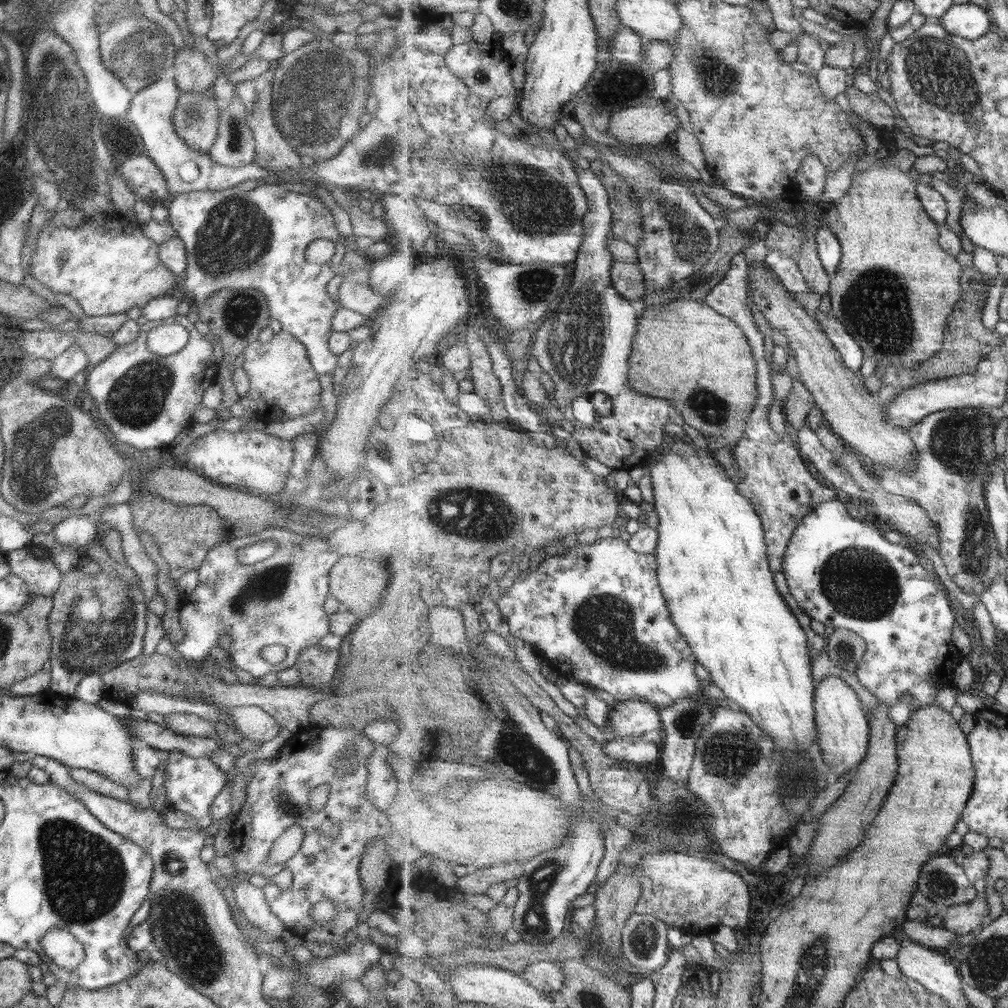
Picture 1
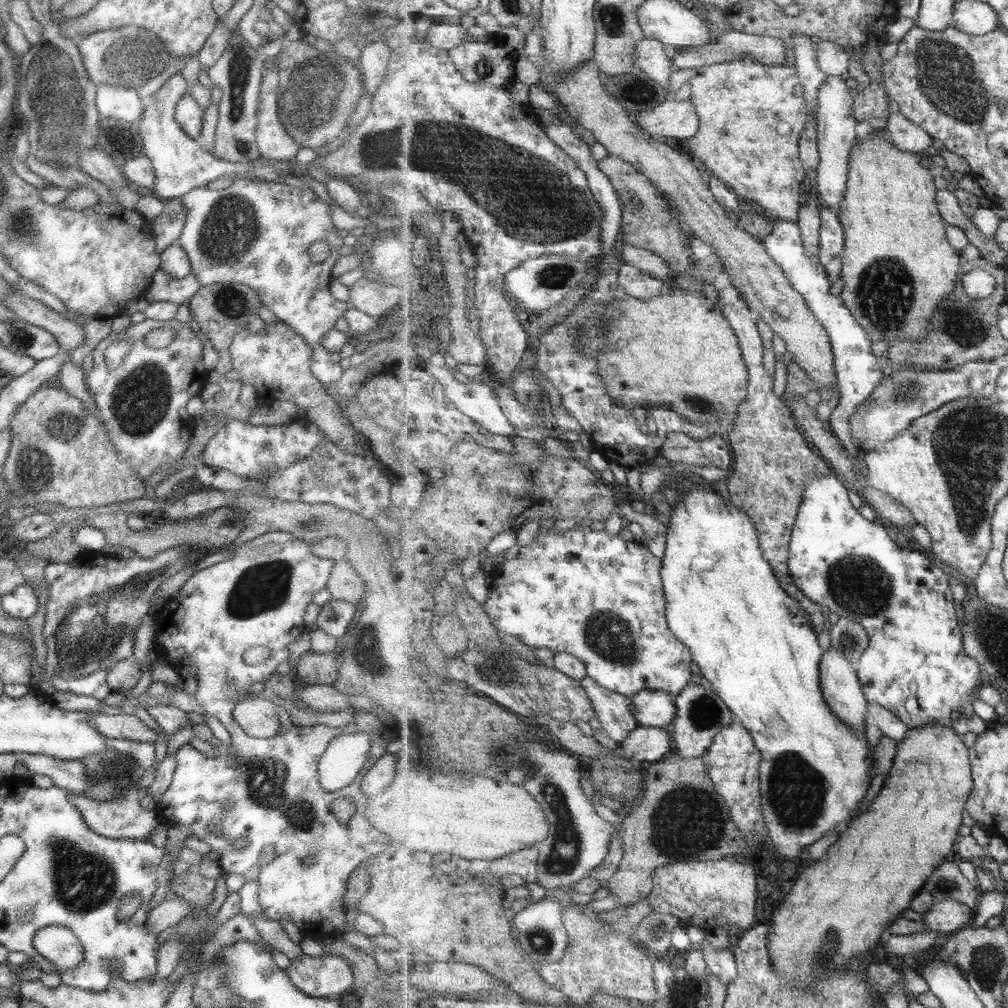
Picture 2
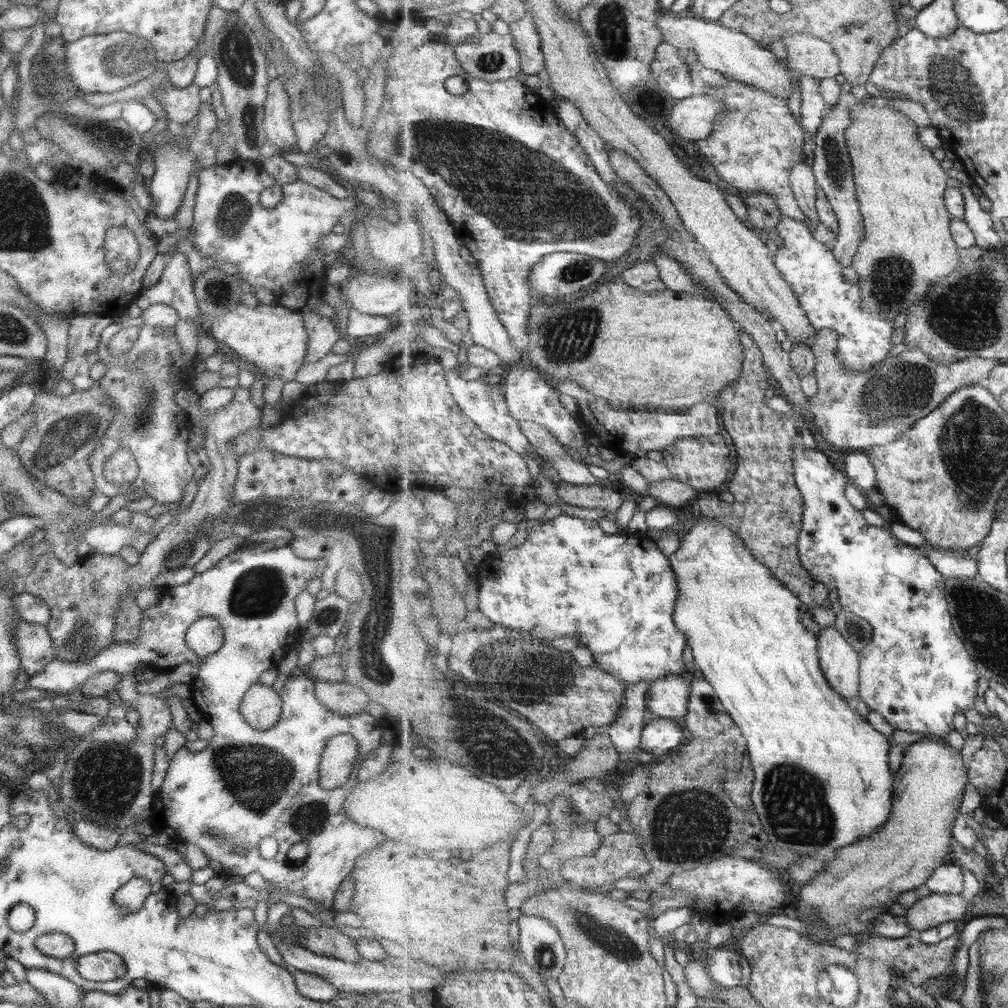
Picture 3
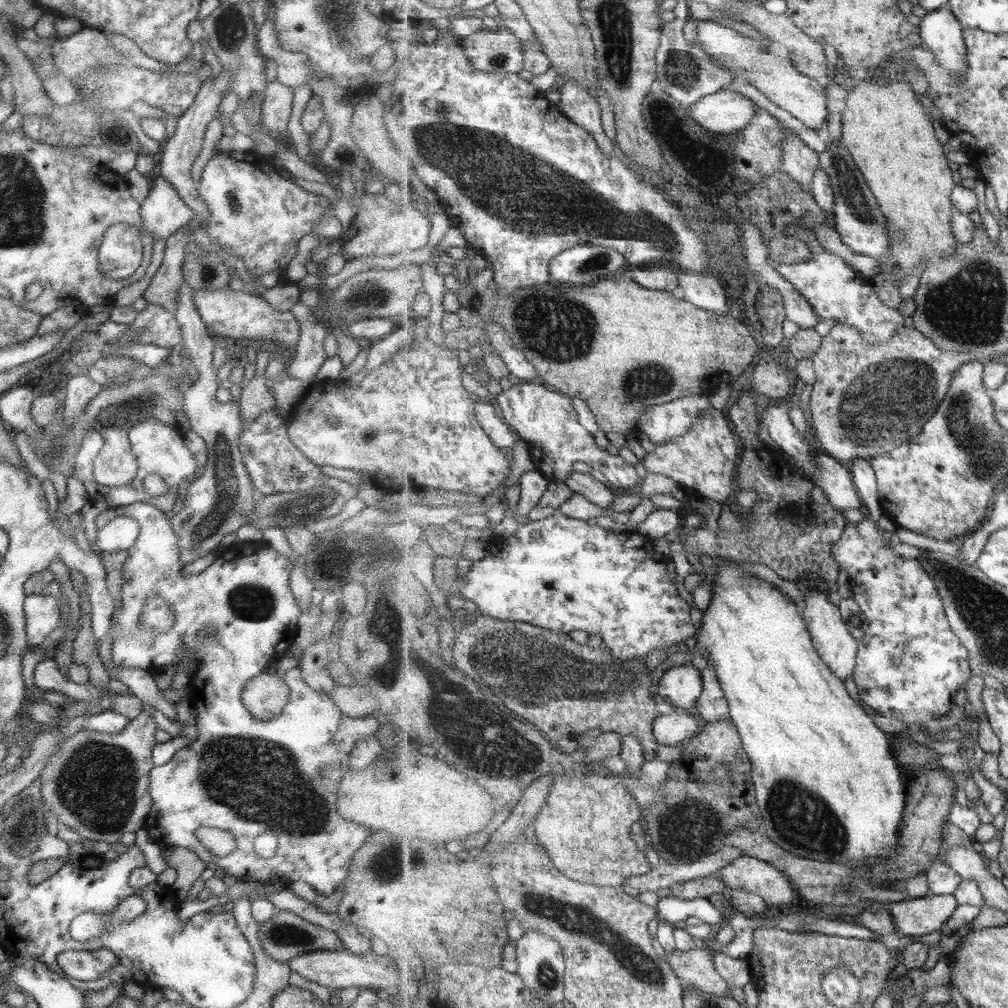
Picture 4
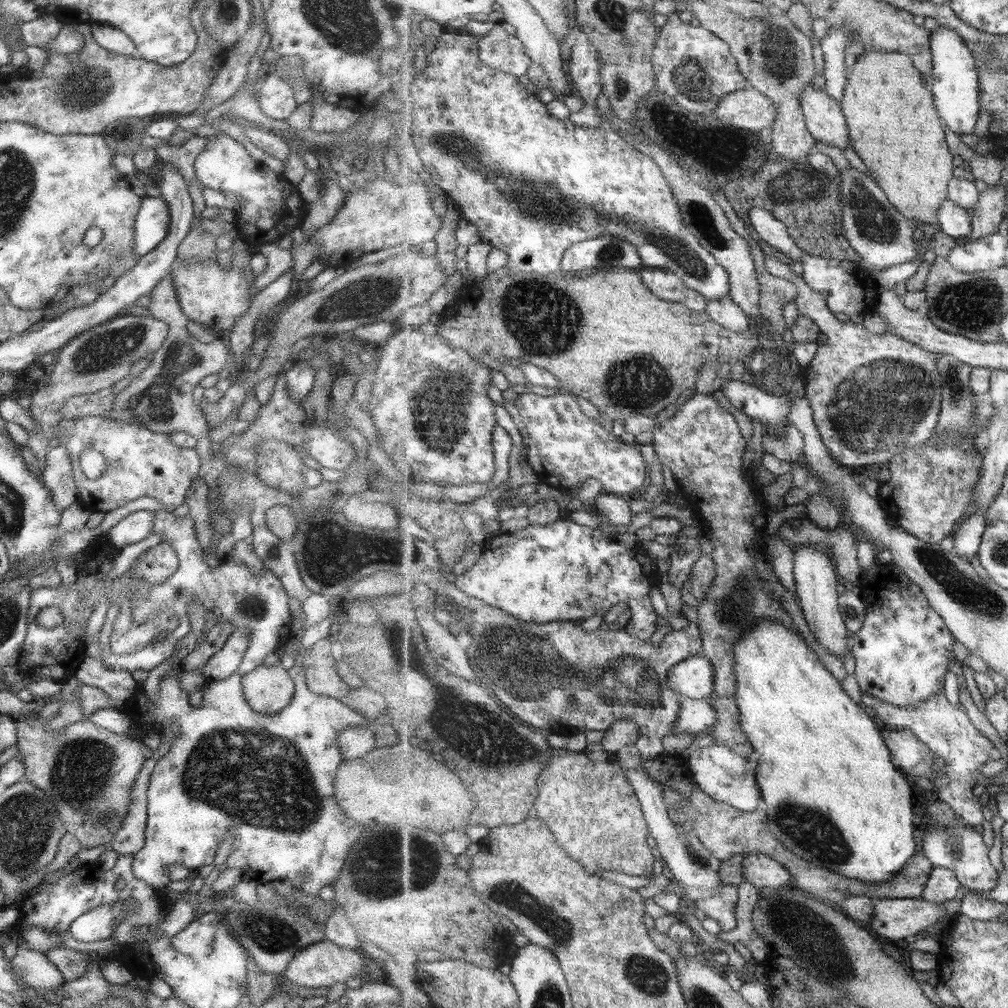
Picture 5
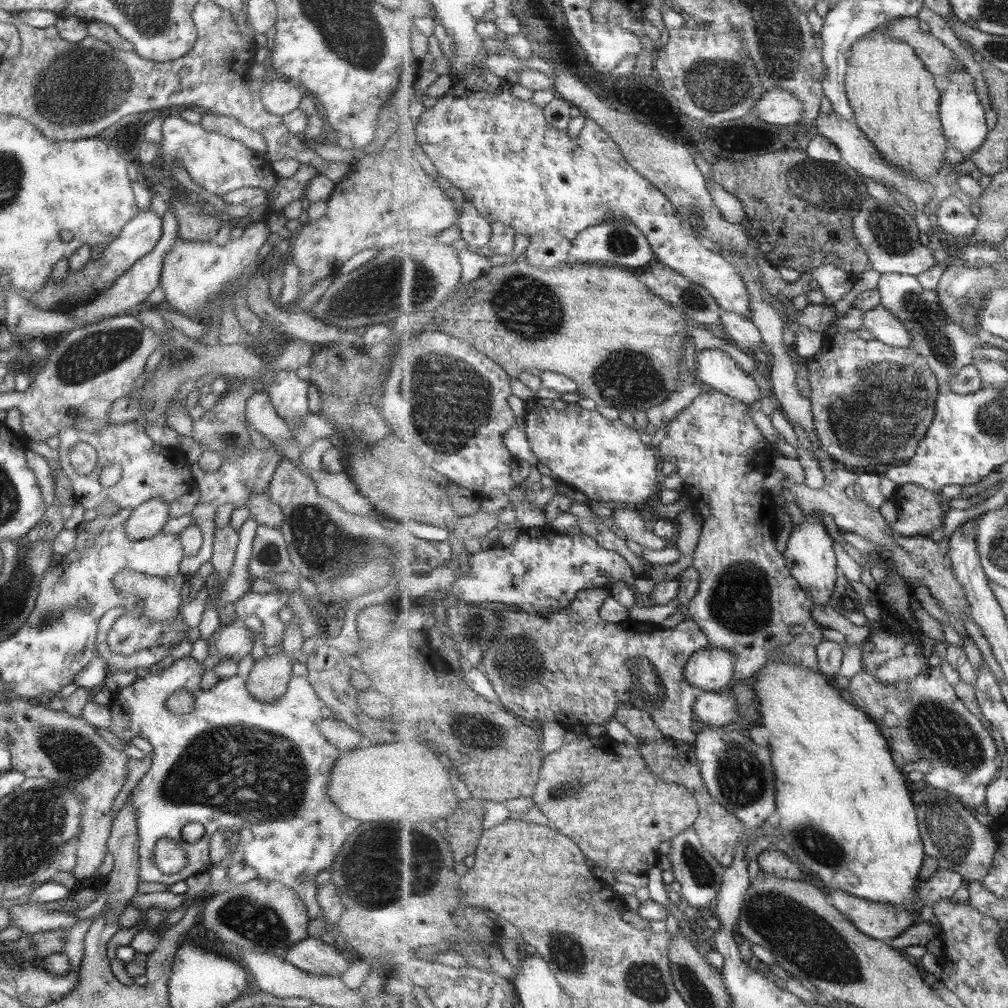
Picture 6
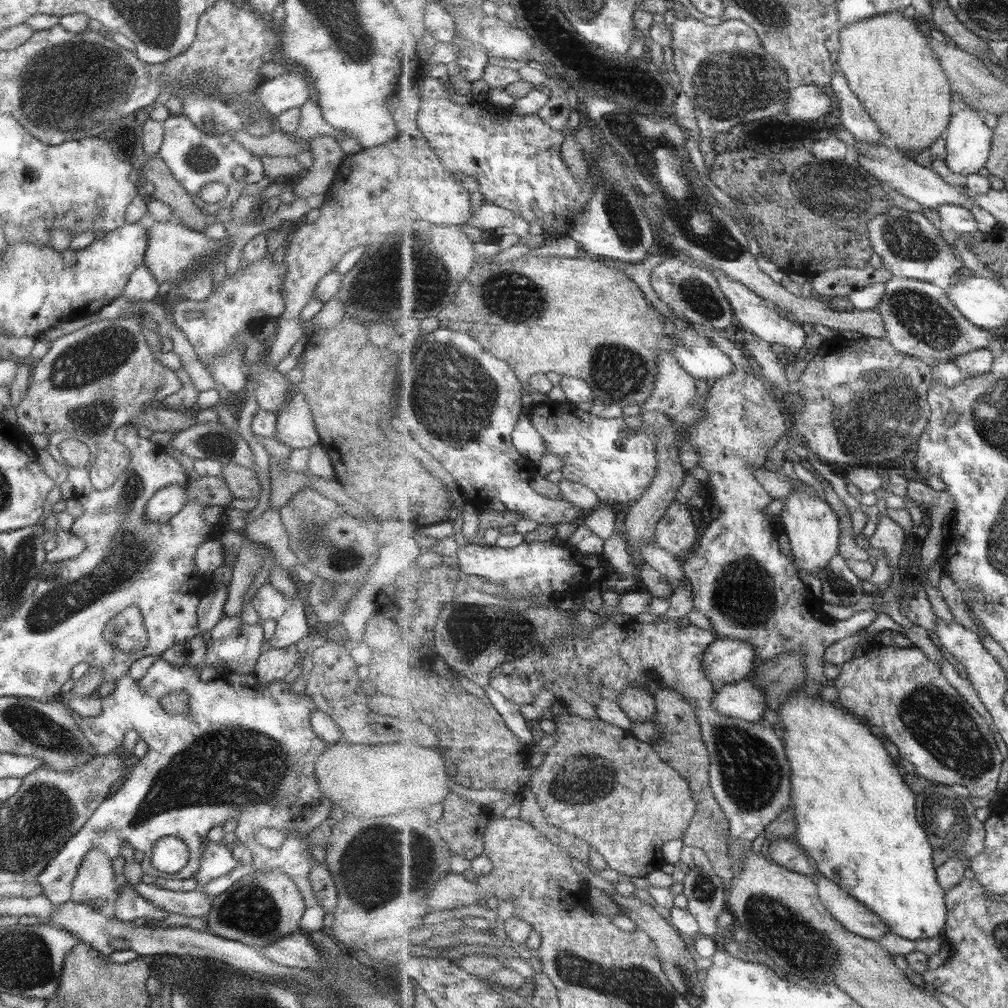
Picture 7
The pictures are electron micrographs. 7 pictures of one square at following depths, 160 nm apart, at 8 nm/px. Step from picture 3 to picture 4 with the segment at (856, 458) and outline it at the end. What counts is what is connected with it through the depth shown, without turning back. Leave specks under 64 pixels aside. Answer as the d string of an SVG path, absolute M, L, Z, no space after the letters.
M862 458L855 459L849 470L852 472L861 501L877 522L877 518L881 518L886 513L883 511L883 501L879 497L878 479L871 461Z

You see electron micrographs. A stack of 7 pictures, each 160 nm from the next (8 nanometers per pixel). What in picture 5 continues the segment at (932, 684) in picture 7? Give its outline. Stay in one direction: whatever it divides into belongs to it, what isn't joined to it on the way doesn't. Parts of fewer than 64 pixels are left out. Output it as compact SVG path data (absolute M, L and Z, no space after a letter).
M943 690L926 702L910 704L910 706L904 706L903 708L883 702L872 694L862 693L862 704L874 708L883 722L893 724L899 729L908 728L912 730L917 738L927 744L937 757L943 758L946 773L933 780L938 798L949 804L969 826L981 827L981 824L985 822L983 804L979 797L973 794L972 786L983 782L981 770L979 770L981 766L985 762L1001 760L1003 754L1001 754L999 748L995 748L993 742L987 736L983 736L973 726L973 722L967 716L967 711L952 706L949 700L945 698Z

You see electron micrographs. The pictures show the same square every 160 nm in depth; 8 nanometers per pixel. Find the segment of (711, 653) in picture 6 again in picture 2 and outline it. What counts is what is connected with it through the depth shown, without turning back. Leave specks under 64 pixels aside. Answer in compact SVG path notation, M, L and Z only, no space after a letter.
M642 690L631 695L634 715L641 727L663 728L671 726L677 714L675 694L662 690Z

